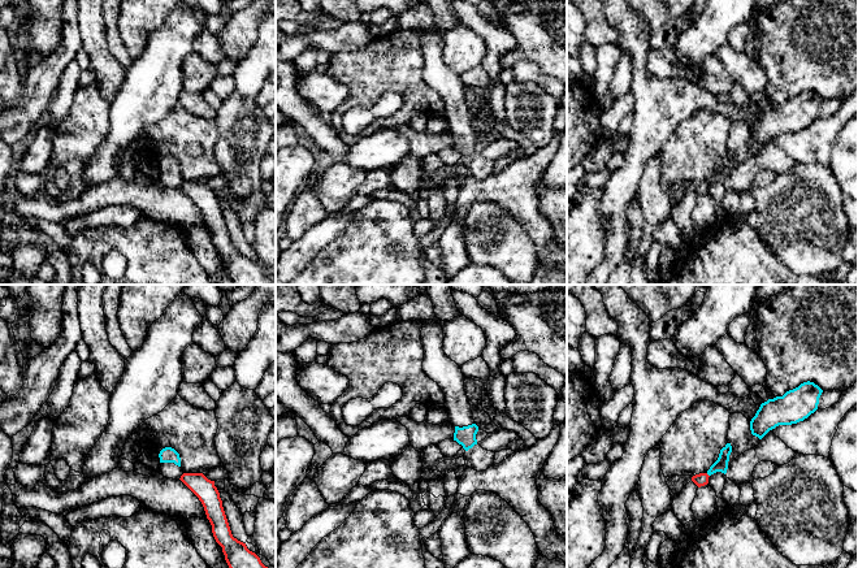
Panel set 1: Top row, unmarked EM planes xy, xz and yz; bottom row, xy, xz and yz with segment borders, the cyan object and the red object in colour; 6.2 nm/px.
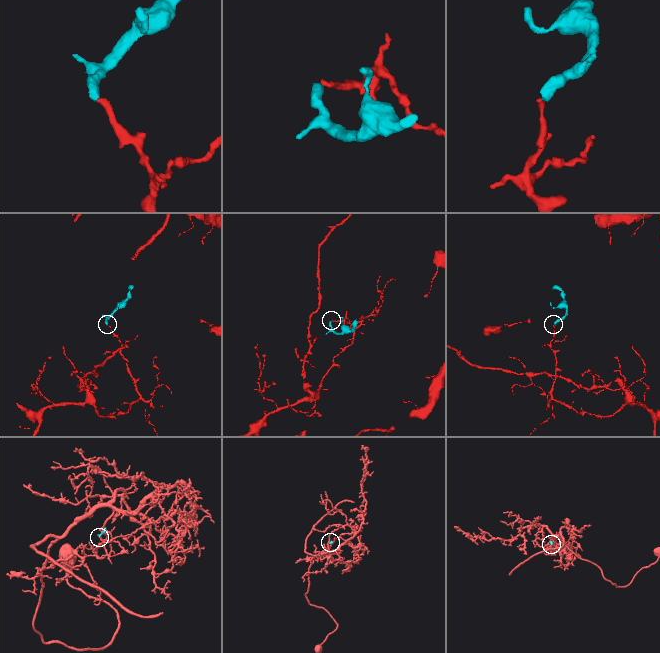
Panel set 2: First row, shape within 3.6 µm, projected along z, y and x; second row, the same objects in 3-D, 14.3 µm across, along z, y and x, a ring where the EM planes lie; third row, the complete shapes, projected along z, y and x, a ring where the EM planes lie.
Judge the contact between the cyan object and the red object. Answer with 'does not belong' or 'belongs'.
does not belong

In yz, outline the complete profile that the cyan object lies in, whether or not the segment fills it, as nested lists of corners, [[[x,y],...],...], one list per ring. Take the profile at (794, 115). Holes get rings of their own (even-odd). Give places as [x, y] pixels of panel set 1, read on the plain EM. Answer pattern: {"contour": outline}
{"contour": [[[807,90],[783,105],[768,108],[760,113],[750,130],[751,143],[762,148],[779,134],[803,130],[818,118],[822,101],[823,99],[818,94]]]}

